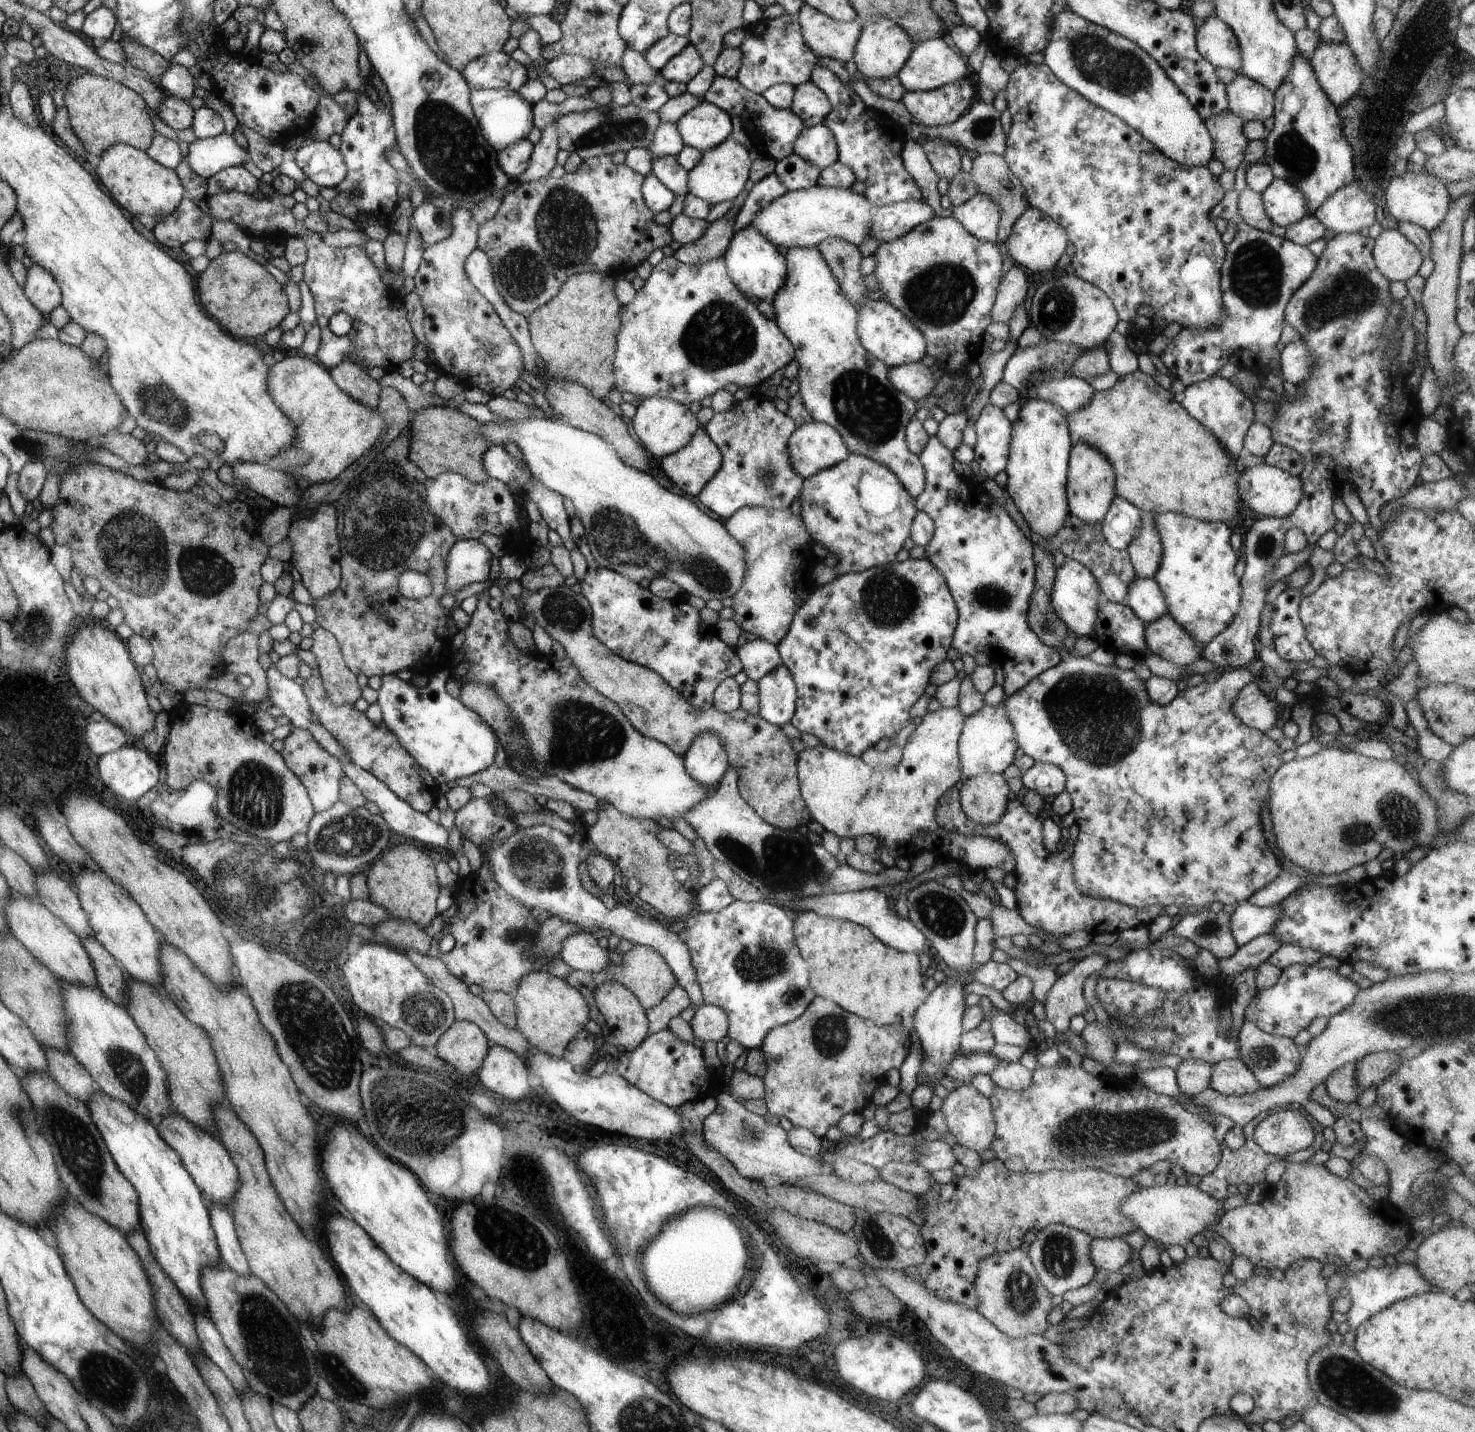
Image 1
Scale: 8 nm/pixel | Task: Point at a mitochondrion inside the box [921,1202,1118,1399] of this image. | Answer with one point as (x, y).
(1020, 1292)

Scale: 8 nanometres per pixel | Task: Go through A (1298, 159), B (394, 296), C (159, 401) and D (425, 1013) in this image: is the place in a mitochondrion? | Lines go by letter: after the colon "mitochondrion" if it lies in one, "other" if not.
A: mitochondrion
B: other
C: mitochondrion
D: mitochondrion

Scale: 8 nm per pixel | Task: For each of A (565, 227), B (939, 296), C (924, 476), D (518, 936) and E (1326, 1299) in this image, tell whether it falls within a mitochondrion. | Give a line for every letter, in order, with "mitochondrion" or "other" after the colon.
A: mitochondrion
B: mitochondrion
C: other
D: mitochondrion
E: other

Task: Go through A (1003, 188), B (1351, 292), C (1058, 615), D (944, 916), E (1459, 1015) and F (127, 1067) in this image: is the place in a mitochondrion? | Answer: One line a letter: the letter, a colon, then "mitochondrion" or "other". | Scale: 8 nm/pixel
A: mitochondrion
B: mitochondrion
C: other
D: mitochondrion
E: mitochondrion
F: mitochondrion

